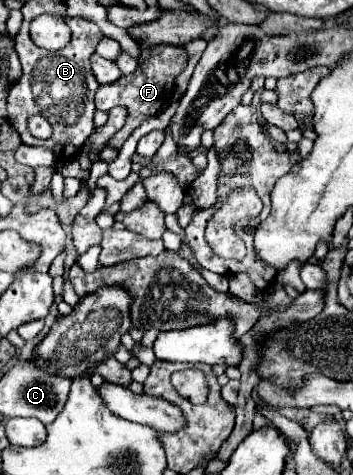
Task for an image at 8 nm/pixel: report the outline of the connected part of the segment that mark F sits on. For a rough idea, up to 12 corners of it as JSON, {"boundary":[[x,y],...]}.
{"boundary":[[142,47],[138,69],[96,91],[96,109],[128,109],[110,137],[122,149],[160,113],[186,67],[184,47]]}

